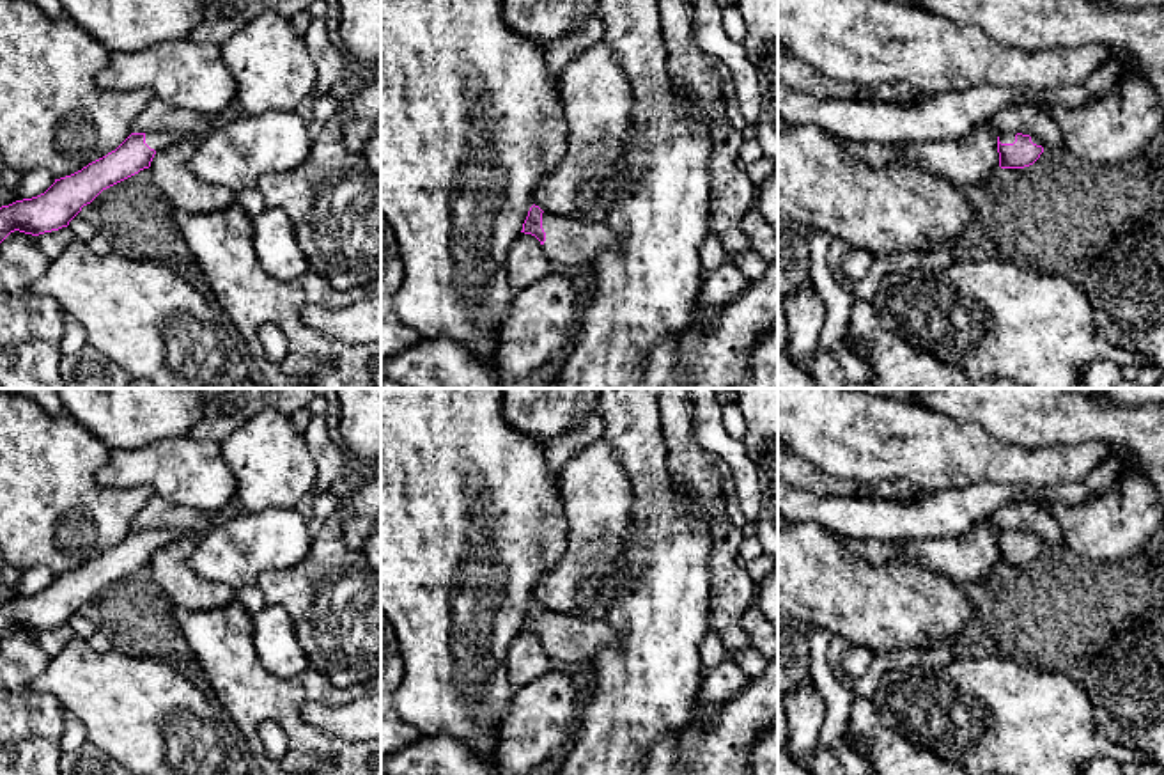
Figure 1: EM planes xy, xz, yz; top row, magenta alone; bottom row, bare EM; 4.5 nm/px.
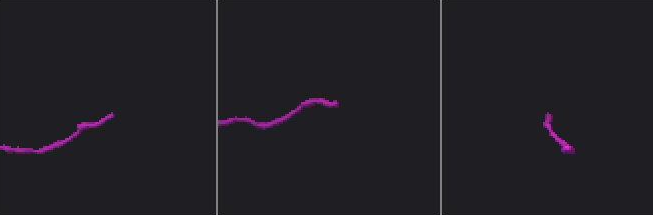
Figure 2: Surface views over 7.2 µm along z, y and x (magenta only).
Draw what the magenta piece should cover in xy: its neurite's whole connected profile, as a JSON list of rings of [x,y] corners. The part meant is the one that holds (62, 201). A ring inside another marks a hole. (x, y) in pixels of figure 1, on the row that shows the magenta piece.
[[[179,131],[131,133],[115,151],[81,170],[55,179],[41,195],[0,207],[0,243],[14,231],[39,236],[67,227],[103,190],[151,167],[154,154],[182,138],[206,137]]]

